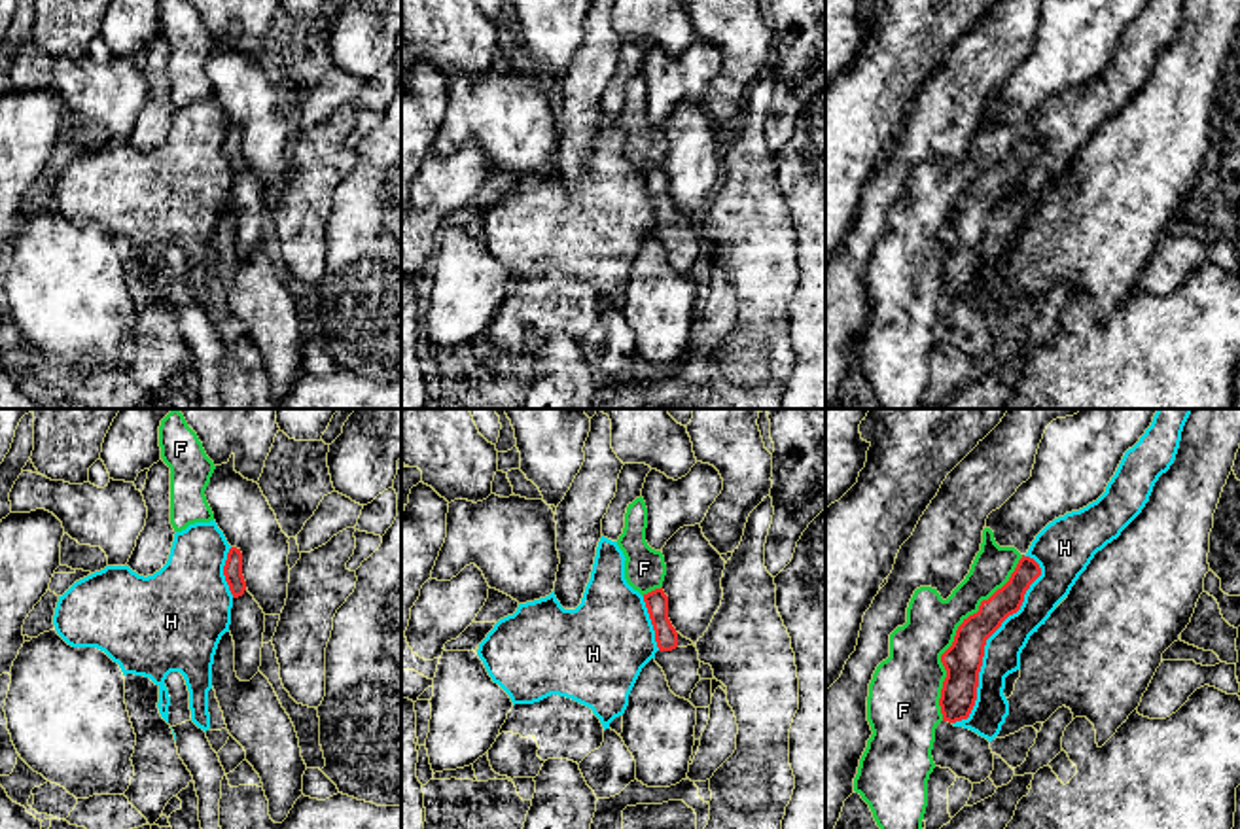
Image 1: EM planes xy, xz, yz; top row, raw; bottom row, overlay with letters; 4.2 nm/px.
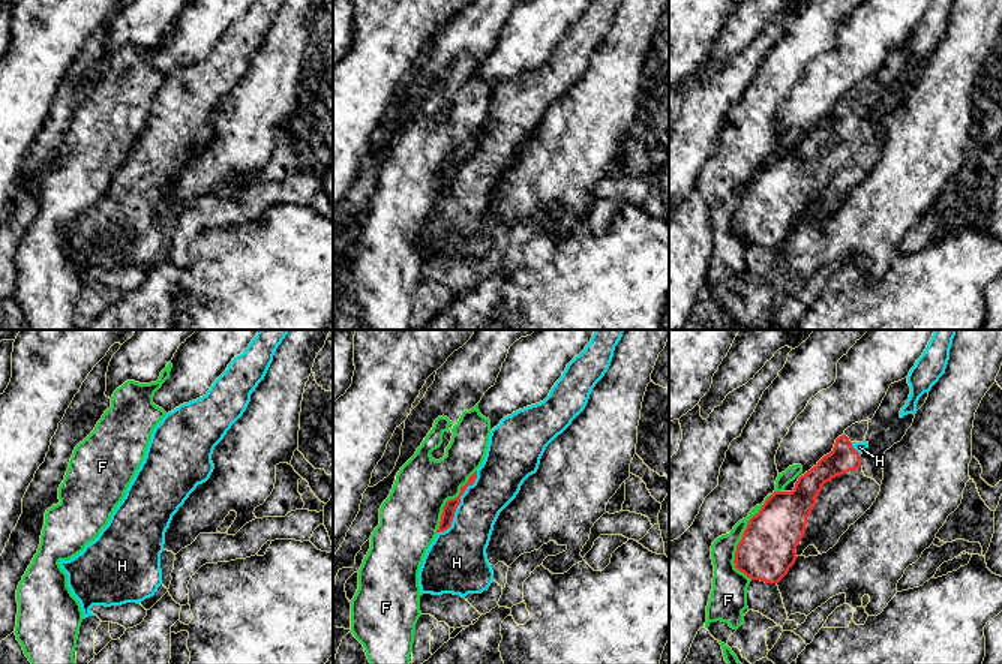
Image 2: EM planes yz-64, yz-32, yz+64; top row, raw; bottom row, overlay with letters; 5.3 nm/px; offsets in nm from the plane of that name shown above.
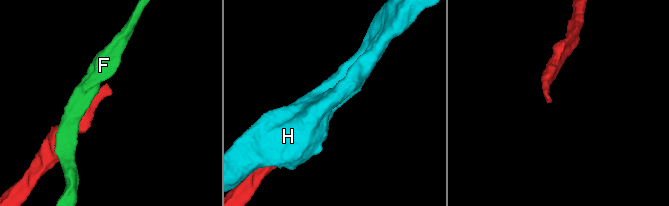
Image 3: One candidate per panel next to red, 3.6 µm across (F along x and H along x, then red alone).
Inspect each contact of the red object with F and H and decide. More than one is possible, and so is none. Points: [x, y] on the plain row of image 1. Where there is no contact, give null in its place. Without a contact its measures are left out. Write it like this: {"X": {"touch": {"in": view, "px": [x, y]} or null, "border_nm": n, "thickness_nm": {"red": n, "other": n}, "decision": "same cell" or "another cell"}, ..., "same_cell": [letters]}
{"F": {"touch": {"in": "yz", "px": [956, 211]}, "border_nm": 800, "thickness_nm": {"red": 160, "other": 260}, "decision": "another cell"}, "H": {"touch": {"in": "yz", "px": [985, 218]}, "border_nm": 800, "thickness_nm": {"red": 160, "other": 160}, "decision": "another cell"}, "same_cell": []}

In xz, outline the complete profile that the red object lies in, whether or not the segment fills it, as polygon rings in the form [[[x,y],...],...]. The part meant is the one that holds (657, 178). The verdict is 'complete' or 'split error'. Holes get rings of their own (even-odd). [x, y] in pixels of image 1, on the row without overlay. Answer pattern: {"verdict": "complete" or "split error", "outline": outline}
{"verdict": "split error", "outline": [[[663,163],[644,170],[644,178],[655,206],[659,227],[695,221],[672,203],[668,195],[668,172],[664,170]]]}

